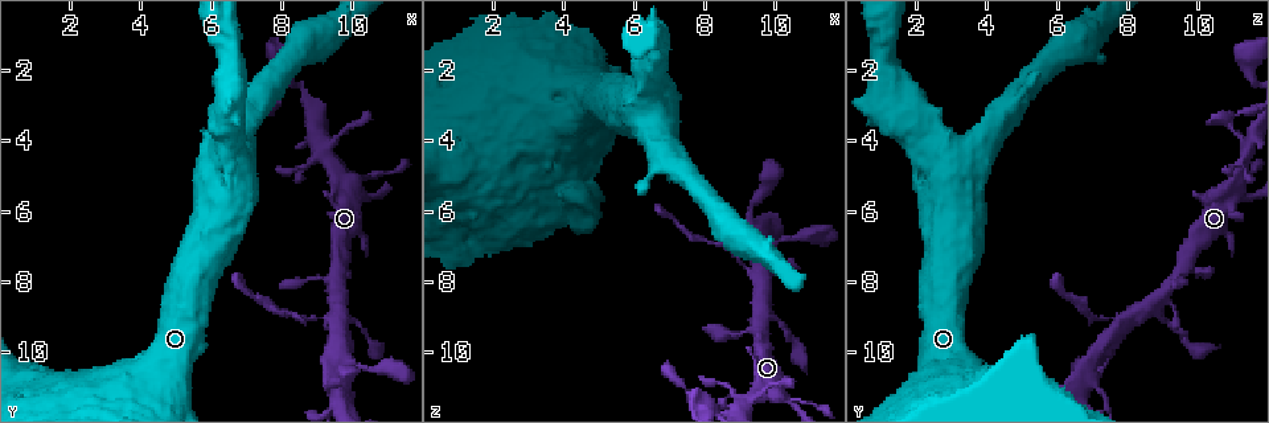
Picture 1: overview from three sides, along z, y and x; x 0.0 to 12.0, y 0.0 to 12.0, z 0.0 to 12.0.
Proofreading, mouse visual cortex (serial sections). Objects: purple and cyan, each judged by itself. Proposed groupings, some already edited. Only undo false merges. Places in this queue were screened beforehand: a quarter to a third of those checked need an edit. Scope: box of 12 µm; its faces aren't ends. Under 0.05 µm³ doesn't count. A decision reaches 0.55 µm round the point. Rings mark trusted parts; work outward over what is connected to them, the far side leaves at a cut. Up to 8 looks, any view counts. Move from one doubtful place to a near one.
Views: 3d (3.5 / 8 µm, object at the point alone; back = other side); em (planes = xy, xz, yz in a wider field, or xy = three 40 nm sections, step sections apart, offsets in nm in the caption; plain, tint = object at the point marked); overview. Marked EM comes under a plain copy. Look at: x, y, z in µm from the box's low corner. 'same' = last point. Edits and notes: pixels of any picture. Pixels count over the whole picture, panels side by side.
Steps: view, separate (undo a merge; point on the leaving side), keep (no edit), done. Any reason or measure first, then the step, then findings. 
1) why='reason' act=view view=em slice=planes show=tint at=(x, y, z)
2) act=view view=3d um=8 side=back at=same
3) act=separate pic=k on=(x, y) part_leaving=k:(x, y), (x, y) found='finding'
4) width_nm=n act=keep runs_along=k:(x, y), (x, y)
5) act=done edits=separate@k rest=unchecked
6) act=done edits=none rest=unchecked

why='sharp bend' act=view view=3d um=3.5 at=(9.2, 4.4, 11.4)

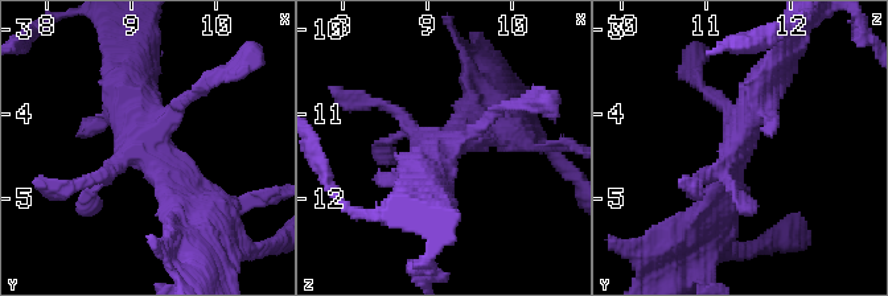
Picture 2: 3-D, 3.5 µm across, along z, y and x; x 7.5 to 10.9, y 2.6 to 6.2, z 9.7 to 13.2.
why='now the EM' act=view view=em slice=xy step=5 show=tint at=(9.20, 4.40, 11.40)

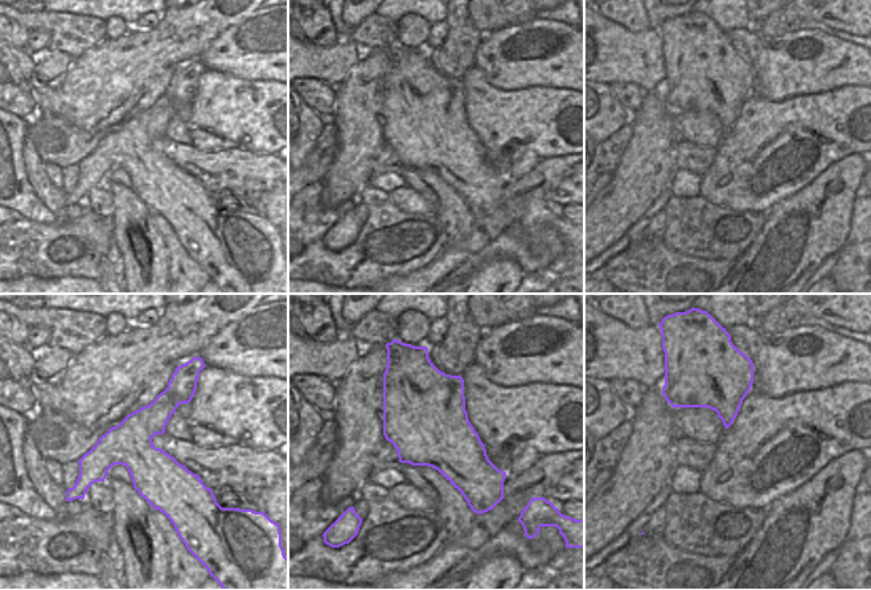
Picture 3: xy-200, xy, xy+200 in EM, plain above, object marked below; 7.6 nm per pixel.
act=keep runs_along=2:(204, 216), (143, 143), (131, 70) found='all the same cell'

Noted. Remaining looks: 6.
why='abrupt turn' act=view view=3d um=3.5 at=(9.6, 7.9, 9.4)

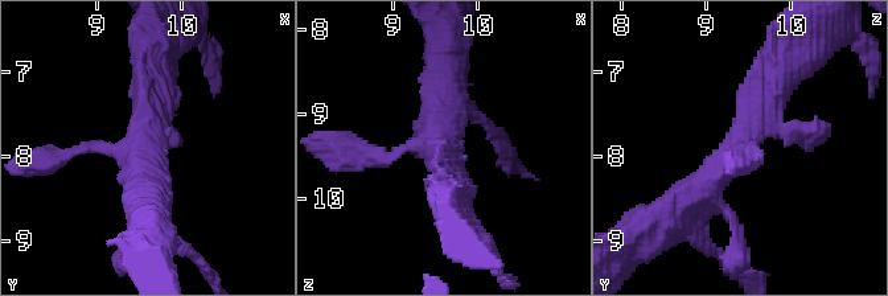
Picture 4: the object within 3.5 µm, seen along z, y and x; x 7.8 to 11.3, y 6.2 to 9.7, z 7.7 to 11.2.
arms=3 arm_widths_nm=150,400,450 act=view view=em slice=xy step=2 show=tint at=(9.60, 7.85, 9.40)

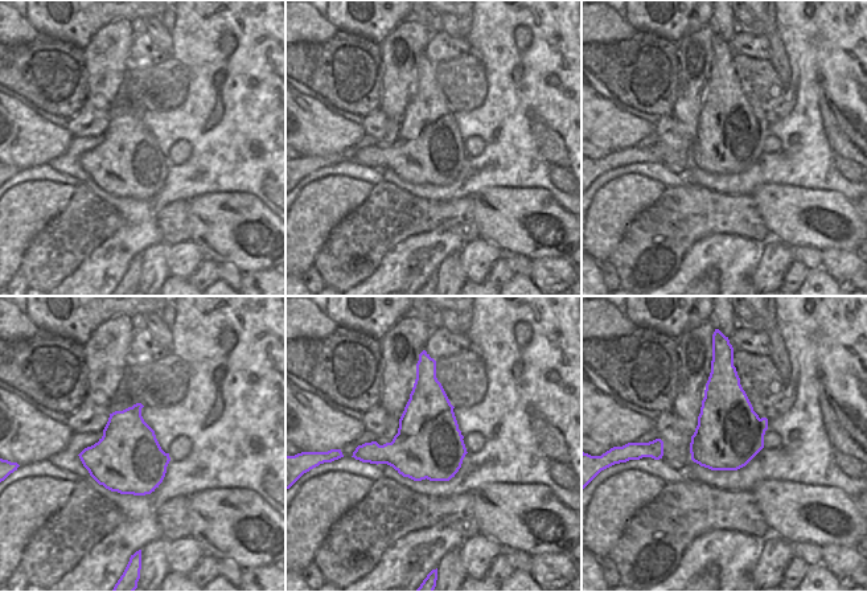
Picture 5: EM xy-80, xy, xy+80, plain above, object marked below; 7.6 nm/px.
act=keep runs_along=4:(785, 66), (748, 135), (677, 208) found='one cell here'

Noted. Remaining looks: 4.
why='two arms in line, one across' act=view view=3d um=3.5 at=(9.5, 9.0, 7.9)

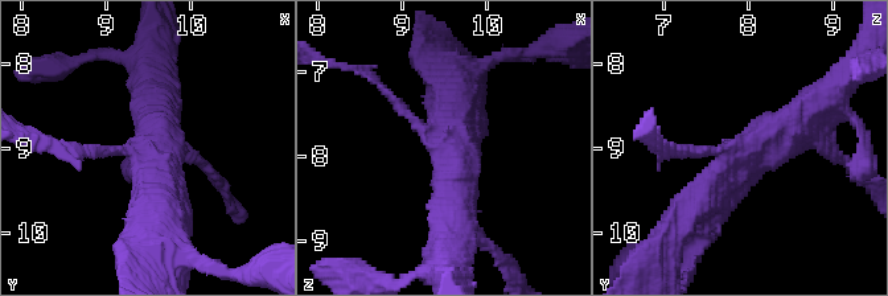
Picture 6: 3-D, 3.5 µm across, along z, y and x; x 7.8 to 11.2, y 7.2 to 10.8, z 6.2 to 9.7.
act=view view=em slice=xy step=3 show=tint at=(9.50, 9.10, 7.80)

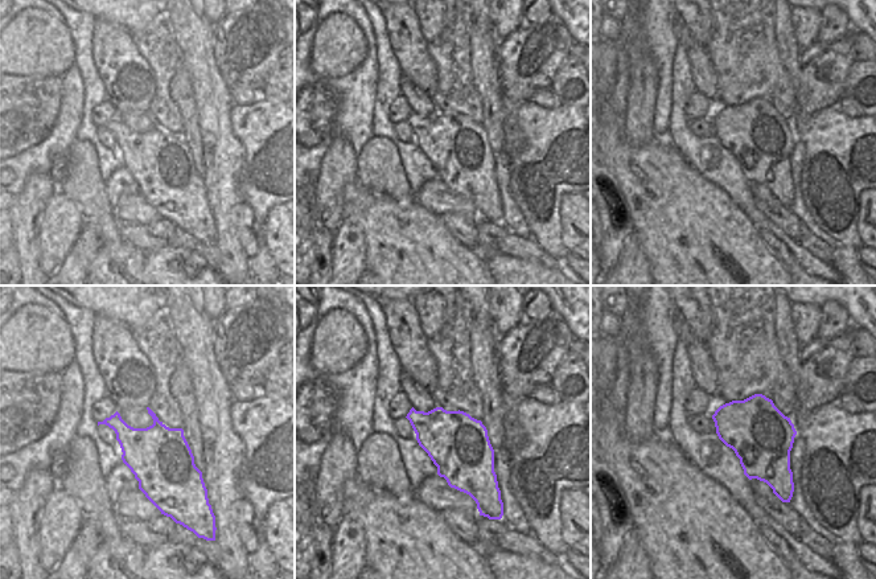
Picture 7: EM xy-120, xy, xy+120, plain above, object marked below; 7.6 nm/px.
arms=3 arm_widths_nm=100,450,450 act=keep runs_along=6:(453, 201), (459, 144), (418, 124), (373, 79) found='all the same cell'

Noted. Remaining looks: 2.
act=done edits=none rest=unchecked

